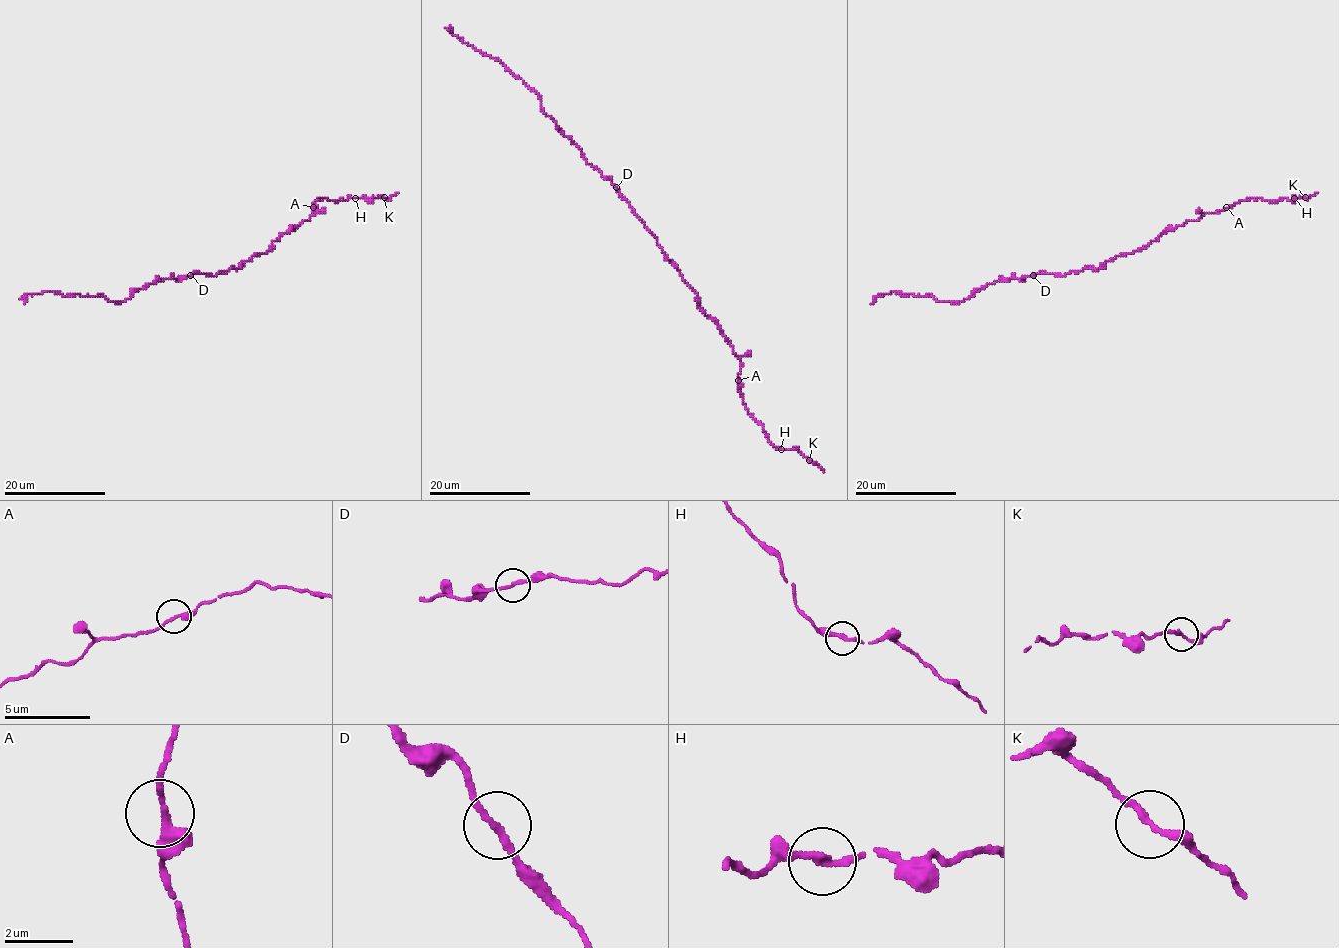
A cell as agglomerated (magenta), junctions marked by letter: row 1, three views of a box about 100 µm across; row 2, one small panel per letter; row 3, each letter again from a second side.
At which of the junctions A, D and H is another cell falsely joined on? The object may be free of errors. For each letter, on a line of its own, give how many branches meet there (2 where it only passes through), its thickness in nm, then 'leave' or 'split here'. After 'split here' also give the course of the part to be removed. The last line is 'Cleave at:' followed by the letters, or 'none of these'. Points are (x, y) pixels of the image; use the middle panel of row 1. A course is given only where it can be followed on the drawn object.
A: 2 branches meet; 200 nm thick; leave
D: 2 branches meet; 200 nm thick; leave
H: 2 branches meet; 200 nm thick; leave
Cleave at: none of these

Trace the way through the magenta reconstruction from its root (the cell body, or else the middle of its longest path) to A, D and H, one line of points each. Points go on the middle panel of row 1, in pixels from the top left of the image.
A: (658, 242), (663, 253), (697, 295), (698, 306), (714, 321), (740, 359), (742, 367), (738, 380)
D: (658, 242), (616, 187)
H: (658, 242), (740, 359), (738, 388), (746, 408), (767, 440), (781, 449)

